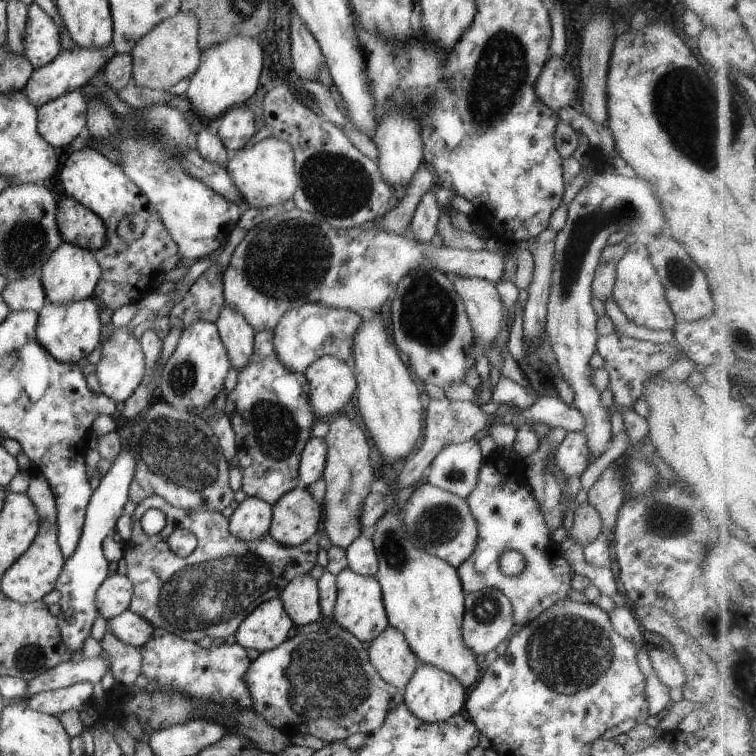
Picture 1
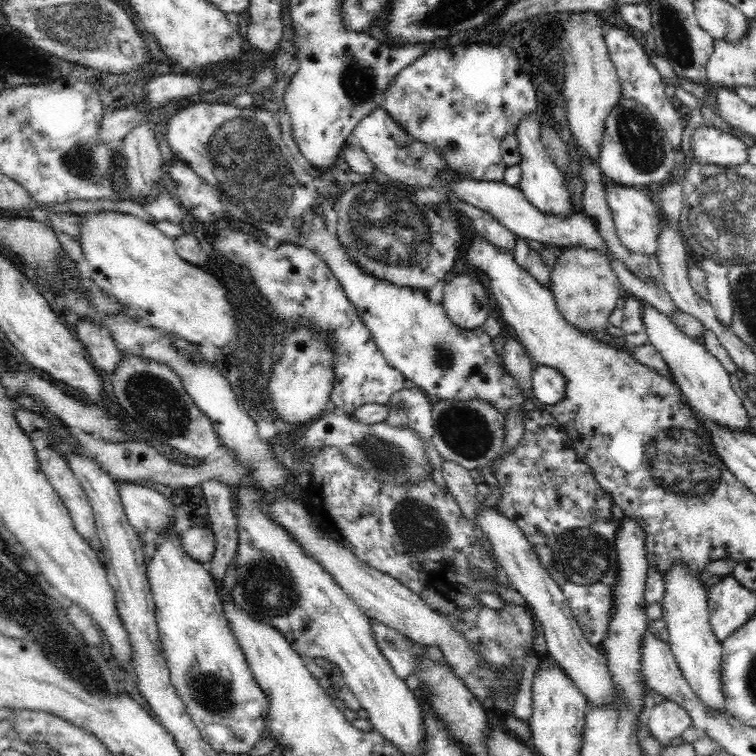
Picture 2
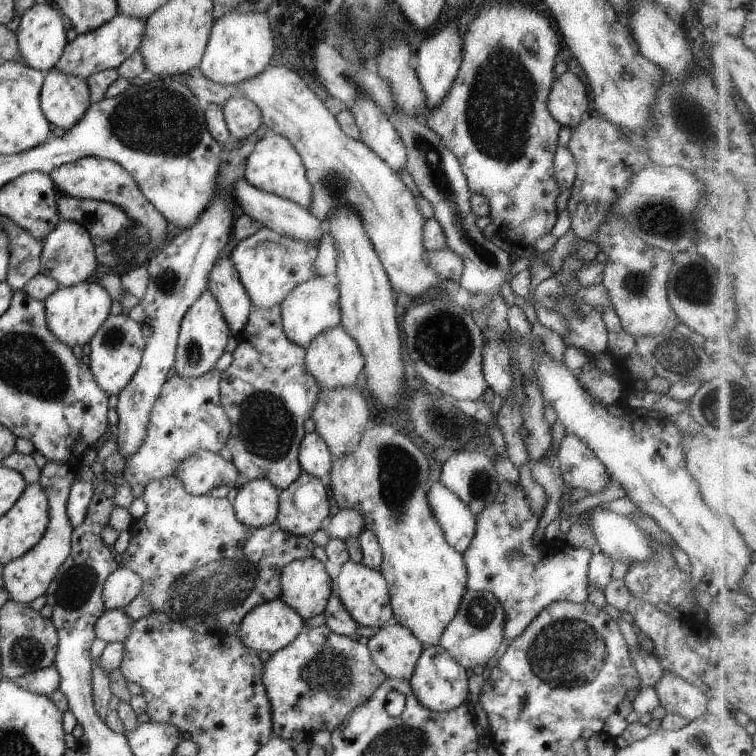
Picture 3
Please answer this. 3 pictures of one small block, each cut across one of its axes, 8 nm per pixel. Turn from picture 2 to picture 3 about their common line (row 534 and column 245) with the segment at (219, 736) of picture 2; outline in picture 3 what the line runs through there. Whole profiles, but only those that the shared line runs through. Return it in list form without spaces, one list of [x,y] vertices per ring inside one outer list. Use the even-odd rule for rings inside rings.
[[[265,134],[256,142],[252,152],[246,157],[243,179],[260,191],[293,201],[304,209],[312,199],[311,187],[300,156],[289,140],[281,135]]]

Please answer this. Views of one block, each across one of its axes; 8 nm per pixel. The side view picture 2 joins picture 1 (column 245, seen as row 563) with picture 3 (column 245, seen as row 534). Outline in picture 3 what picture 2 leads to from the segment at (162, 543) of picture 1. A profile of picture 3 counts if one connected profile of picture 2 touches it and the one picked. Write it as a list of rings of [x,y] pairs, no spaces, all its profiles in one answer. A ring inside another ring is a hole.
[[[173,475],[150,480],[141,498],[146,504],[145,513],[129,524],[128,546],[118,558],[121,566],[137,573],[142,582],[137,596],[122,608],[131,621],[149,613],[163,613],[187,628],[202,621],[211,632],[224,630],[229,624],[238,623],[252,608],[280,598],[281,569],[295,559],[311,557],[315,547],[309,536],[283,532],[276,520],[259,528],[240,523],[226,497],[189,494]]]

